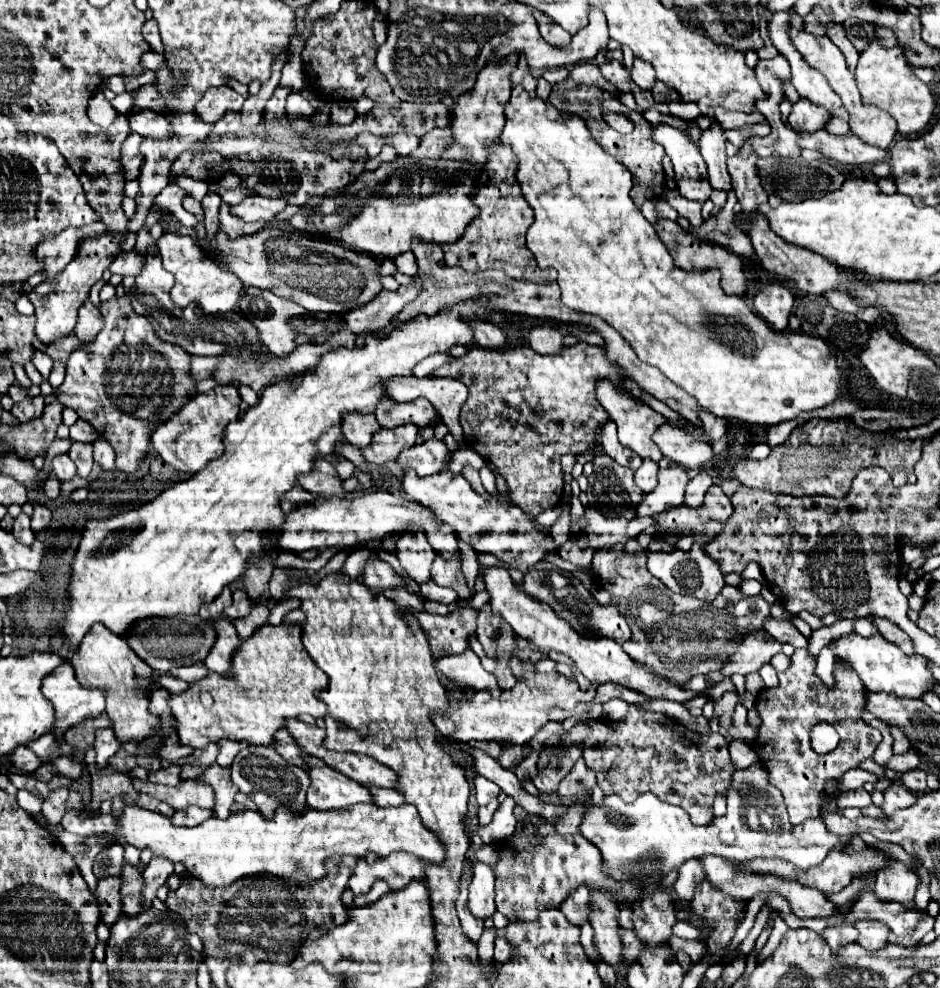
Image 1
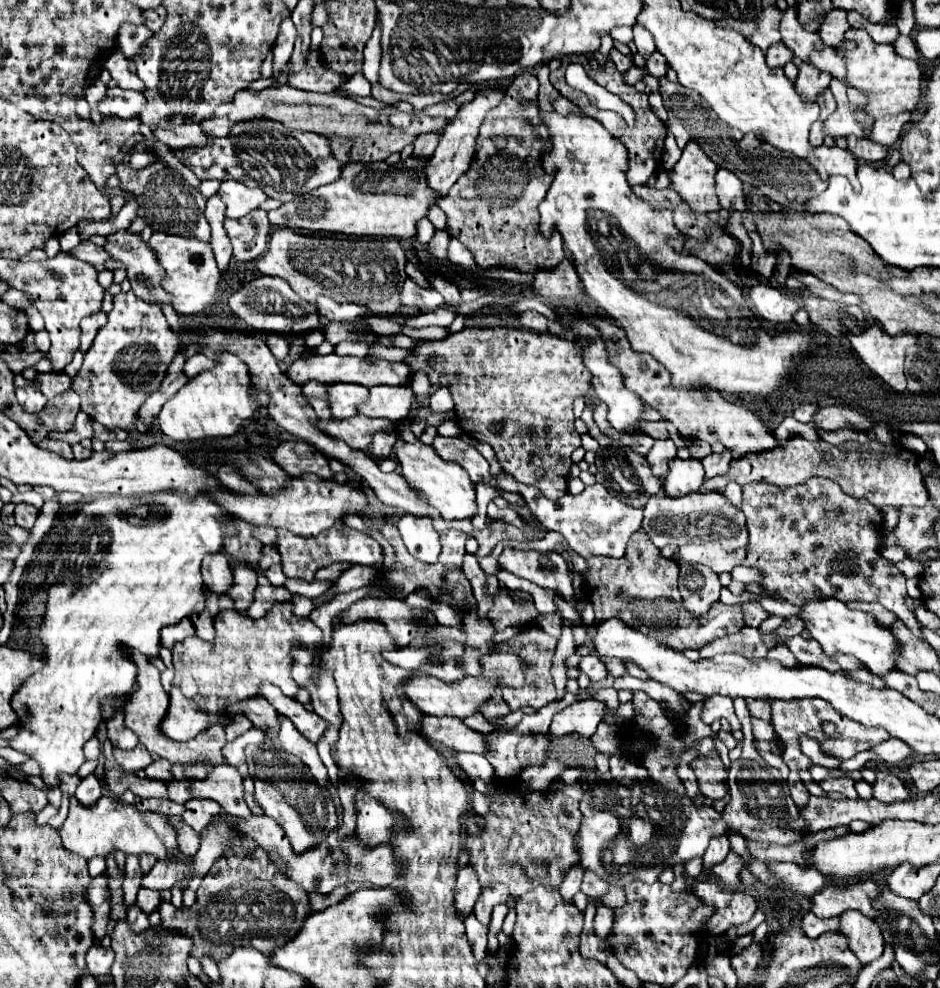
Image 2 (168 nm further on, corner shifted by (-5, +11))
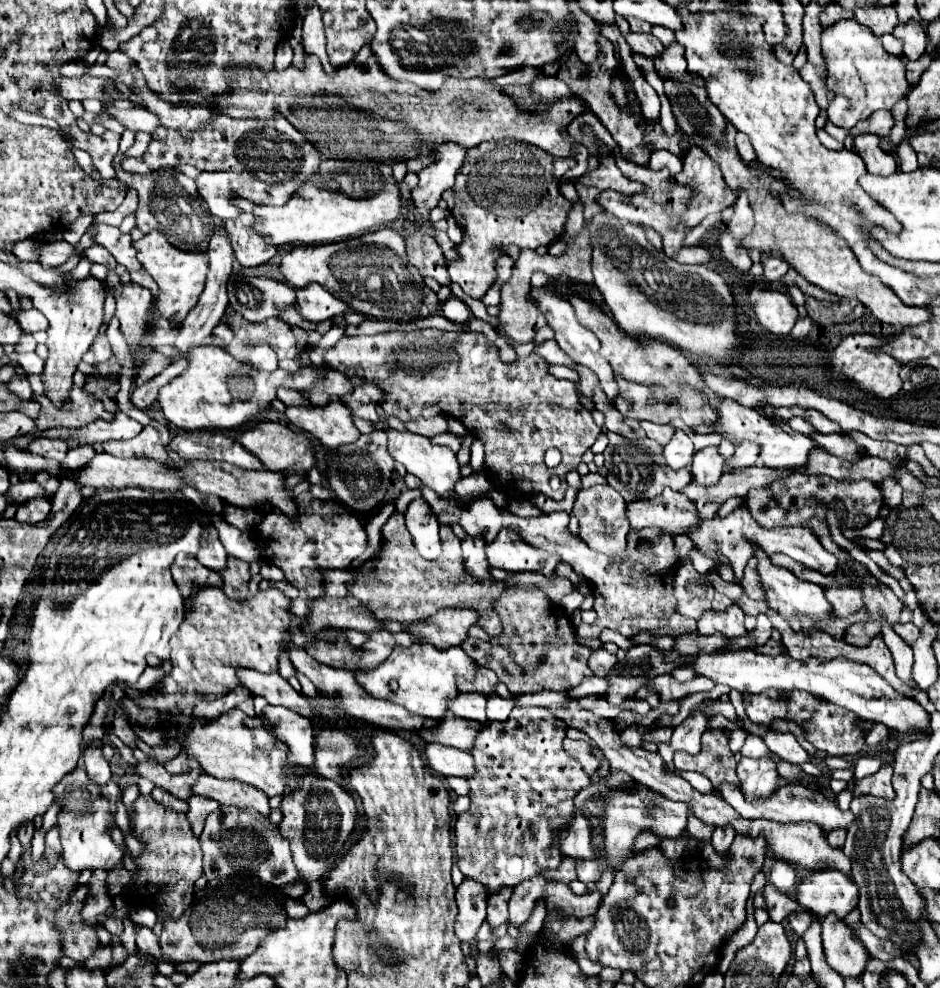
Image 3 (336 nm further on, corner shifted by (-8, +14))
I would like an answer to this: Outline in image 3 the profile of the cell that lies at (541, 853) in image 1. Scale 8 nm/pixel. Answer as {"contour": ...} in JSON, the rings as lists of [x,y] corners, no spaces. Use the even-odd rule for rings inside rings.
{"contour":[[[528,706],[528,708],[520,708],[520,714],[514,714],[512,720],[508,722],[486,722],[486,726],[478,732],[474,744],[472,744],[472,758],[474,758],[474,766],[476,766],[476,776],[472,778],[472,784],[470,784],[470,808],[460,814],[456,818],[456,828],[454,828],[454,836],[456,836],[456,854],[458,854],[458,868],[462,870],[462,874],[465,877],[472,878],[477,882],[482,882],[489,892],[495,893],[502,887],[516,886],[520,884],[522,880],[528,880],[536,874],[542,874],[544,870],[552,870],[556,868],[560,862],[562,862],[562,852],[560,852],[560,838],[558,838],[558,830],[562,826],[566,826],[570,820],[572,820],[572,812],[574,812],[574,806],[572,806],[572,800],[576,796],[576,792],[580,792],[580,788],[586,788],[590,784],[590,778],[588,774],[582,770],[580,762],[574,760],[572,756],[568,756],[562,748],[562,740],[564,740],[564,722],[560,718],[556,718],[552,714],[550,708],[540,708],[540,706]]]}

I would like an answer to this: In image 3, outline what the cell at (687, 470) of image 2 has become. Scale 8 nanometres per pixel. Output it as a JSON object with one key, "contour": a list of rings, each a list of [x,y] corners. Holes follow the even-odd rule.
{"contour":[[[716,446],[704,448],[694,454],[692,460],[692,472],[694,482],[702,486],[712,486],[718,482],[718,478],[724,474],[724,458],[720,456]]]}

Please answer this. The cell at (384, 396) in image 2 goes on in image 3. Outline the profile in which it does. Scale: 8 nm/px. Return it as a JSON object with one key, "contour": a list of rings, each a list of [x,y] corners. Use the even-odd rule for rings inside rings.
{"contour":[[[362,384],[362,386],[354,388],[352,394],[344,394],[344,398],[340,398],[340,402],[344,402],[344,406],[348,406],[354,416],[370,420],[370,422],[378,422],[380,416],[376,412],[376,404],[378,404],[380,396],[382,396],[382,390],[378,386]]]}

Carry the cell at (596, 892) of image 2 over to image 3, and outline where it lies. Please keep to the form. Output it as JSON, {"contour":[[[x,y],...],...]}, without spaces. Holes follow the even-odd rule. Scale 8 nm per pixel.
{"contour":[[[584,860],[584,862],[576,862],[576,872],[578,872],[578,880],[586,884],[592,880],[598,880],[602,874],[602,868],[596,860]]]}

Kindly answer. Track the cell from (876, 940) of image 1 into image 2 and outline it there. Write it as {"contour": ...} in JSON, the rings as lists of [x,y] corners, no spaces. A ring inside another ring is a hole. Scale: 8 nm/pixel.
{"contour":[[[845,911],[841,915],[839,929],[849,937],[849,947],[859,957],[861,963],[867,965],[873,959],[879,959],[883,955],[885,939],[875,919],[865,917],[863,913],[857,911]]]}

